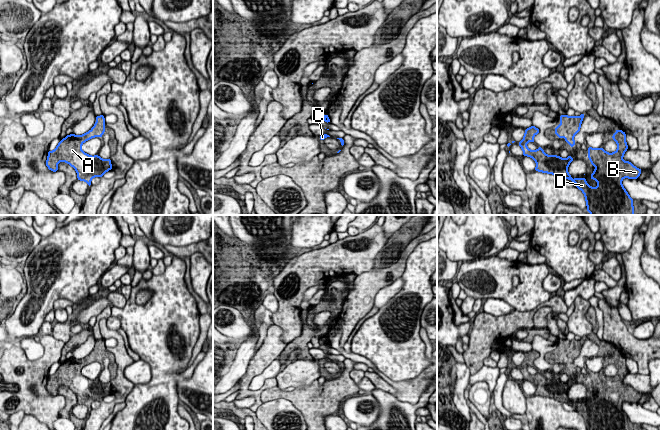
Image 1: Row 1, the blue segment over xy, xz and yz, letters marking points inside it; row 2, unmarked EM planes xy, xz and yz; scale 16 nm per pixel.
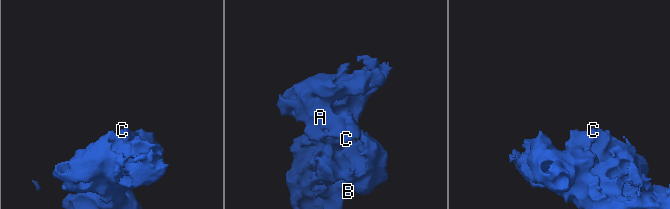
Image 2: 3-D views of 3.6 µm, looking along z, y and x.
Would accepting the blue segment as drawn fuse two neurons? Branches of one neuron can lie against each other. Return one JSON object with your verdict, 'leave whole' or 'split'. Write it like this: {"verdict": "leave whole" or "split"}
{"verdict": "leave whole"}

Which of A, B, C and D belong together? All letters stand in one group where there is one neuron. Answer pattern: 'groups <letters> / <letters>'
groups A B C D

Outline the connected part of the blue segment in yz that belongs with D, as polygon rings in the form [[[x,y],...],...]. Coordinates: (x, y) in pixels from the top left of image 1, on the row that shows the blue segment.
[[[535,126],[525,129],[523,139],[518,145],[523,150],[523,157],[528,156],[535,160],[534,171],[553,174],[561,178],[569,179],[576,184],[586,200],[587,211],[591,215],[634,215],[633,199],[629,196],[622,185],[624,178],[637,179],[642,170],[635,167],[631,162],[624,161],[623,156],[629,148],[626,143],[626,133],[617,129],[612,139],[617,143],[618,148],[613,153],[606,152],[603,147],[595,149],[588,147],[588,158],[591,165],[595,166],[591,179],[598,183],[592,187],[586,182],[586,178],[572,179],[568,173],[568,166],[574,160],[569,155],[566,159],[559,155],[547,155],[543,148],[530,150],[528,142],[534,142],[534,136],[540,131]]]

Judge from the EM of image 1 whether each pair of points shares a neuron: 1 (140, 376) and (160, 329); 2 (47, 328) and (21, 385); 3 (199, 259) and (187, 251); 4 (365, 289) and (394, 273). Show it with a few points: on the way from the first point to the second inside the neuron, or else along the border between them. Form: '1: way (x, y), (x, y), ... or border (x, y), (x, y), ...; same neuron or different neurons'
1: border (140, 358), (150, 367), (151, 378), (145, 384); different neurons
2: border (53, 325), (53, 330), (50, 334), (40, 334); different neurons
3: border (202, 254), (192, 253), (189, 256); different neurons
4: way (372, 282), (387, 273); same neuron

